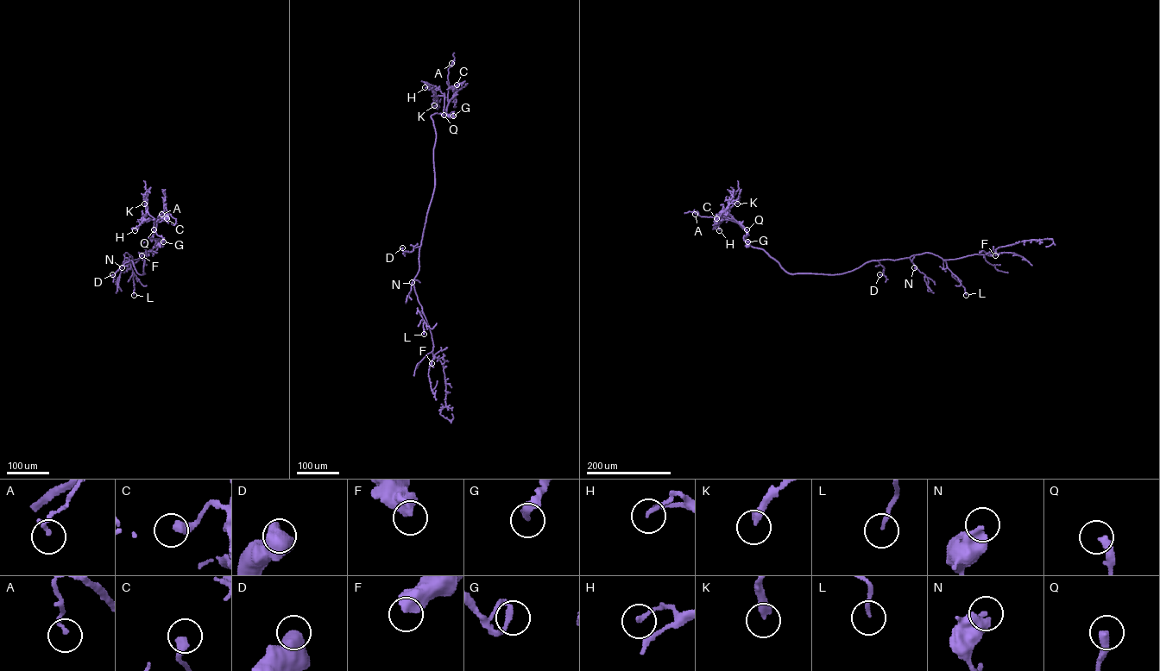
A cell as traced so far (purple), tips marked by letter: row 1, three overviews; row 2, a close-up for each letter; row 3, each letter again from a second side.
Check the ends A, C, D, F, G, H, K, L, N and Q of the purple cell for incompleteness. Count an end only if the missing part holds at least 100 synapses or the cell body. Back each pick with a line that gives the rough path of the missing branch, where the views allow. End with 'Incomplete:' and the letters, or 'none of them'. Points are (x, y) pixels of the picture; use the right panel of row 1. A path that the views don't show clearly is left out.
Incomplete: Q

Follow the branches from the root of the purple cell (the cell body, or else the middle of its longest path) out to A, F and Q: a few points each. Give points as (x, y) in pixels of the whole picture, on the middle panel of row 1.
A: (449, 116), (454, 116), (452, 111), (445, 114), (450, 101), (448, 69), (451, 63)
F: (449, 116), (454, 116), (452, 111), (431, 116), (436, 135), (434, 187), (413, 284), (431, 335), (431, 363)
Q: (449, 116), (454, 116), (452, 111), (444, 115)

